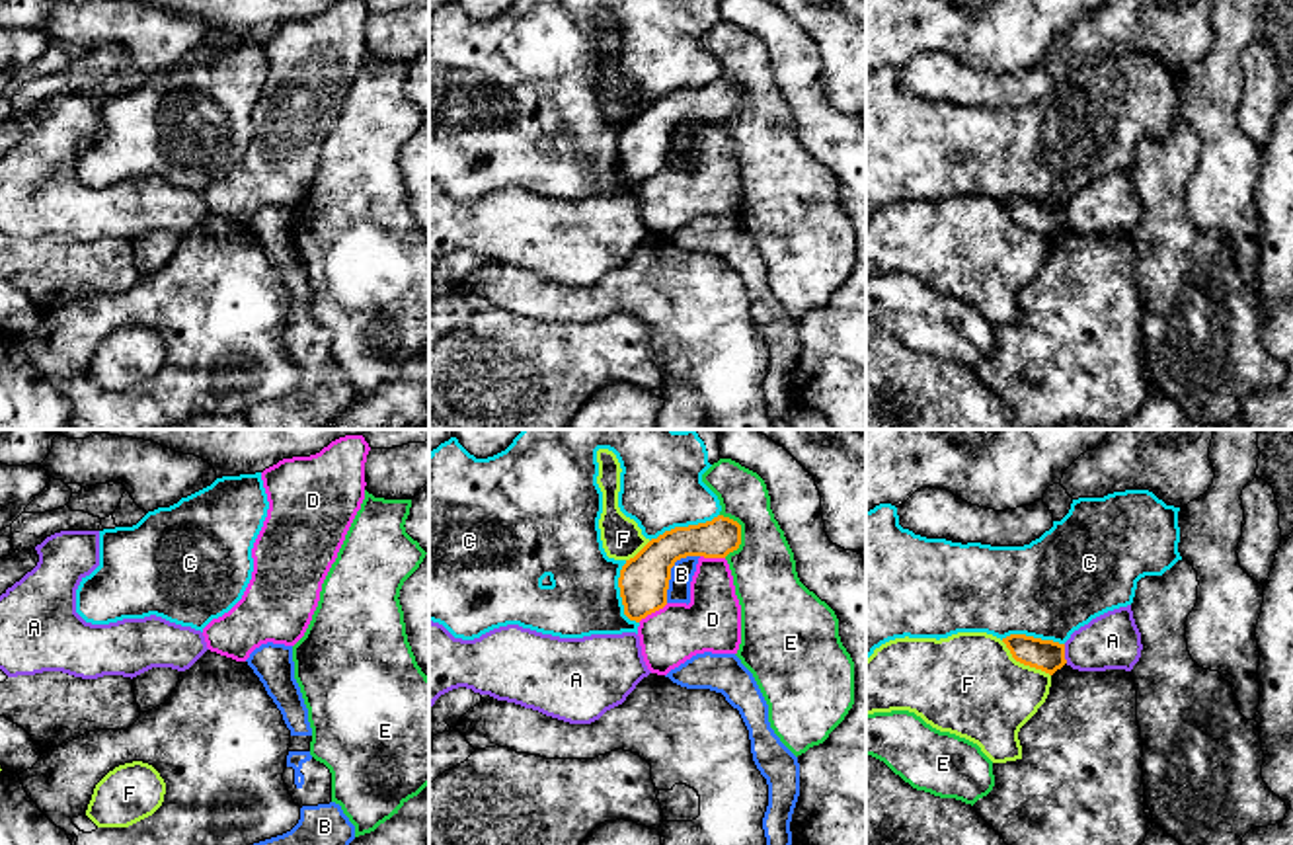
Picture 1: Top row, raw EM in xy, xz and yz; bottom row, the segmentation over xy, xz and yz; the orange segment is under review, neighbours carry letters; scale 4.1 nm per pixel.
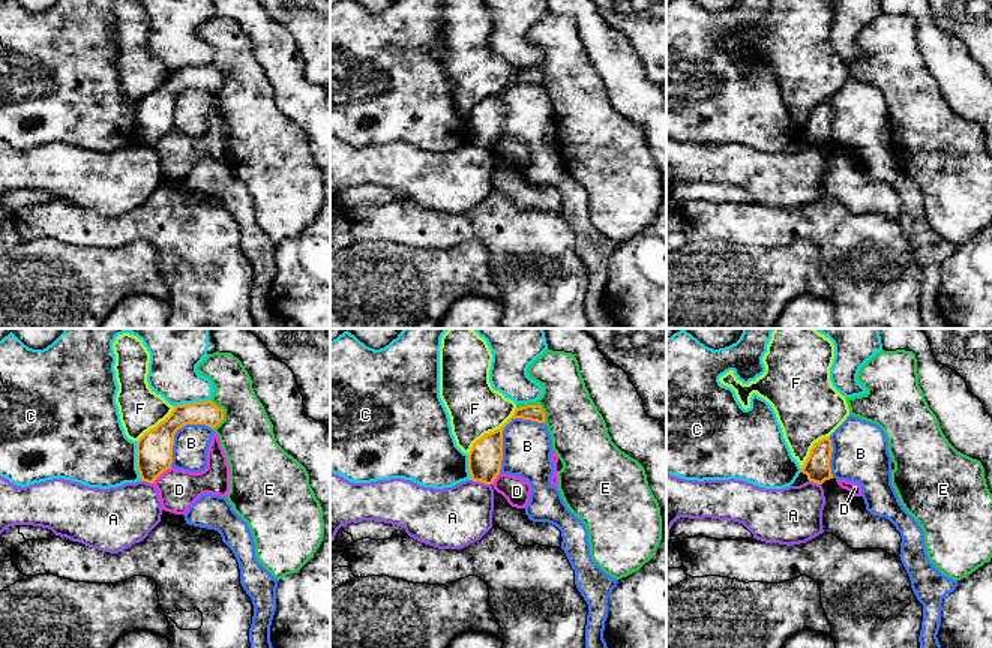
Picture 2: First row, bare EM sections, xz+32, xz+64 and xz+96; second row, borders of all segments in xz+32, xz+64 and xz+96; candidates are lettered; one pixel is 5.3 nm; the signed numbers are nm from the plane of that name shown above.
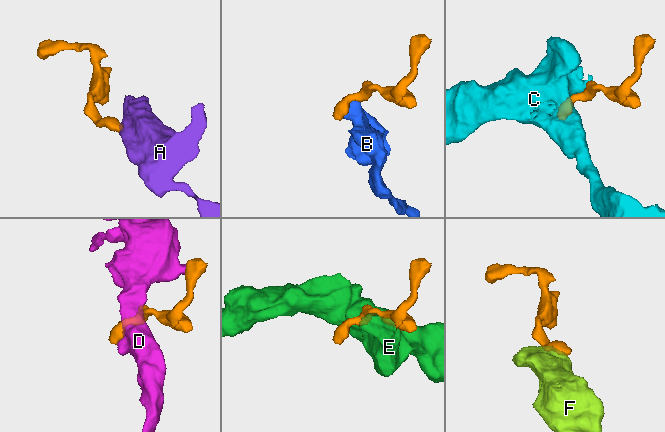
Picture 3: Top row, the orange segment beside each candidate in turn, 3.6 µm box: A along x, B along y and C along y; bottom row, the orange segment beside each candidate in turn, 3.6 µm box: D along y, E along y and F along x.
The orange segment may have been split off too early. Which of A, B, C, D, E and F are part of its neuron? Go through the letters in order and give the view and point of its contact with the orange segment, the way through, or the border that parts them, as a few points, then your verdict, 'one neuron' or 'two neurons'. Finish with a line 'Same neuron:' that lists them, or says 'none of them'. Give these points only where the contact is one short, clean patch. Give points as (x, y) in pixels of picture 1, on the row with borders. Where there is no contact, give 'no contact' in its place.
A: meets orange in yz at (1063, 654); border along yz (1063, 644), (1067, 662); two neurons
B: meets orange in xz at (669, 570); border along xz (699, 555), (687, 555), (675, 563), (666, 602); two neurons
C: meets orange in xz at (683, 527); two neurons
D: meets orange in xz at (652, 611); two neurons
E: meets orange in xz at (740, 533); two neurons
F: meets orange in yz at (1024, 664); border along yz (1001, 641), (1017, 660), (1050, 676); two neurons
Same neuron: none of them

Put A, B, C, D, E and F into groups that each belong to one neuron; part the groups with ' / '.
A / B / C / D / E / F

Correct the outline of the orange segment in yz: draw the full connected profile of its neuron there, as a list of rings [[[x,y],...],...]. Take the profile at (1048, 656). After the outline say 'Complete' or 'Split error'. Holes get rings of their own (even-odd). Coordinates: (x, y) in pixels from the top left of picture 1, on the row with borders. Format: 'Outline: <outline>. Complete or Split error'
Outline: [[[1010,634],[1002,638],[1002,642],[1006,644],[1016,662],[1041,669],[1049,675],[1053,675],[1067,664],[1065,644],[1026,634]]]. Complete

